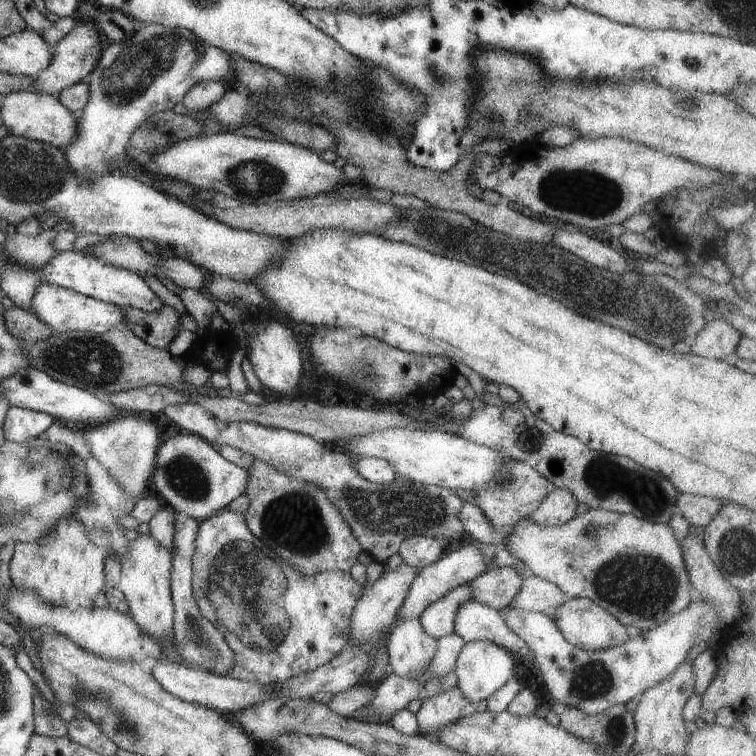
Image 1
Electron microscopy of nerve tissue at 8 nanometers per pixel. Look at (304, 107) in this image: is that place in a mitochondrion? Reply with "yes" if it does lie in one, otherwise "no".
no

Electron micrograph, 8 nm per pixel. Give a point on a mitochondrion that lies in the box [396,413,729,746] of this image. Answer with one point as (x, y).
(643, 587)

